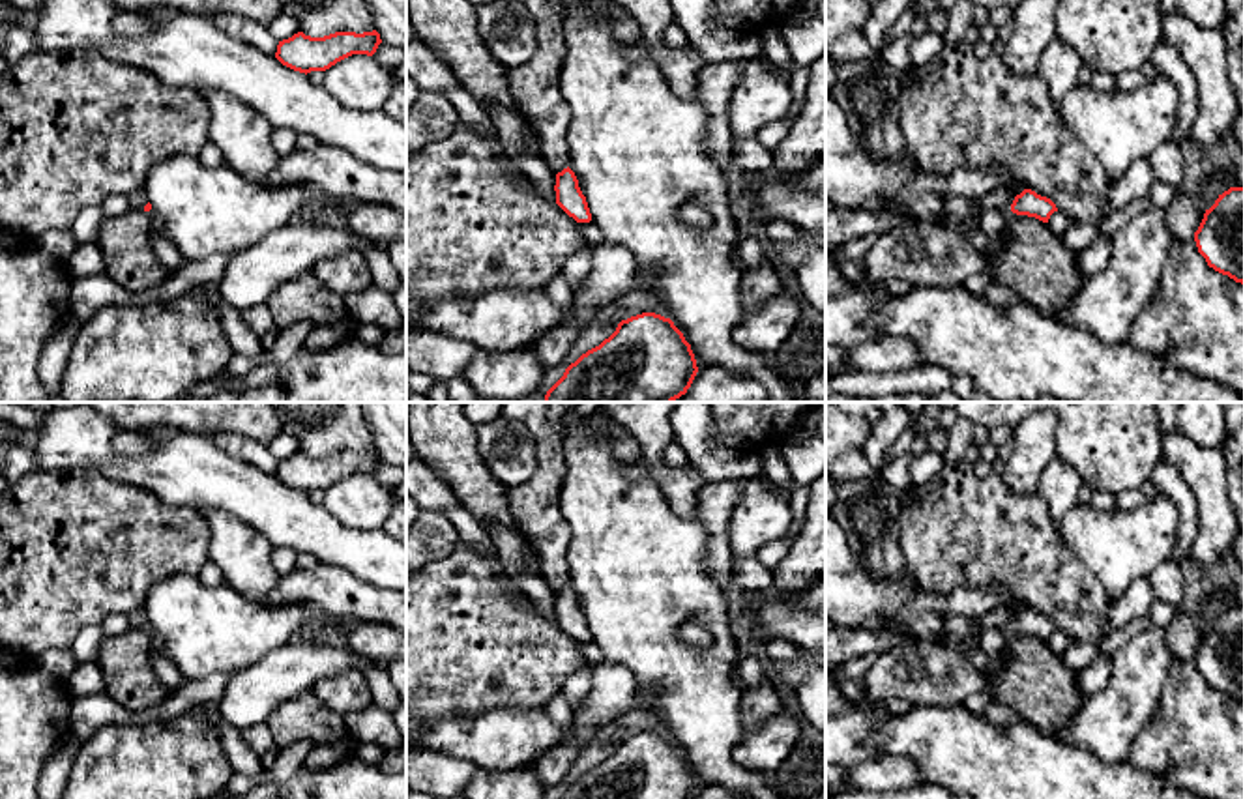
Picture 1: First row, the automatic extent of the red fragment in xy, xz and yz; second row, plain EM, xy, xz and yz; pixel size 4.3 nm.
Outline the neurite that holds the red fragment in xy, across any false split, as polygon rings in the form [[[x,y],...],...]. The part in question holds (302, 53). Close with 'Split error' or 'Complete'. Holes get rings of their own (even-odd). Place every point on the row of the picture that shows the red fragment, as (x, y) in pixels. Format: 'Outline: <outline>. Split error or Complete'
Outline: [[[303,32],[279,41],[275,58],[300,73],[326,71],[352,54],[373,56],[382,43],[380,34],[373,32],[335,32],[324,37],[311,37]]]. Complete

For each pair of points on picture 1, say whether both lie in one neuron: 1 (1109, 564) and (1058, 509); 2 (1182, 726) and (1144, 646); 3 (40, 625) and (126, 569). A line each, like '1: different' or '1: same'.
1: different
2: different
3: same

